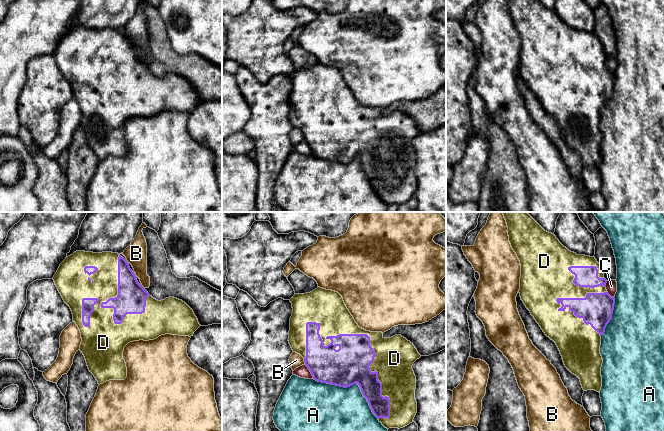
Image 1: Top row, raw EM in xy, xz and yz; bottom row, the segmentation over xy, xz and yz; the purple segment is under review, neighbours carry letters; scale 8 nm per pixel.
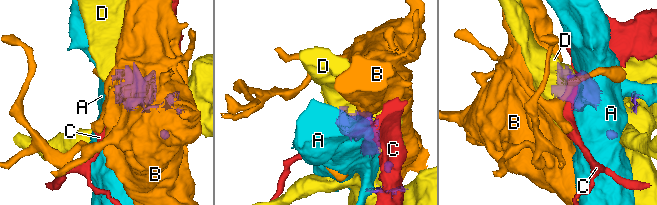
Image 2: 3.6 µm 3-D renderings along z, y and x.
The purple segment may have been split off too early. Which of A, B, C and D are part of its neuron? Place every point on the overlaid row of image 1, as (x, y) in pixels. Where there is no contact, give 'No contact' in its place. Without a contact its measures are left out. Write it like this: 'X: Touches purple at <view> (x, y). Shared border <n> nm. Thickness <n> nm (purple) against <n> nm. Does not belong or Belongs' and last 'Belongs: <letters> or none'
A: Touches purple at xz (352, 384). Shared border 600 nm. Thickness 300 nm (purple) against 360 nm. Does not belong
B: Touches purple at xz (304, 361). Shared border 50 nm. Thickness 280 nm (purple) against 110 nm. Does not belong
C: Touches purple at xz (310, 371). Shared border 140 nm. Thickness 300 nm (purple) against 100 nm. Does not belong
D: Touches purple at xz (369, 338). Shared border 1000 nm. Thickness 300 nm (purple) against 300 nm. Belongs
Belongs: D

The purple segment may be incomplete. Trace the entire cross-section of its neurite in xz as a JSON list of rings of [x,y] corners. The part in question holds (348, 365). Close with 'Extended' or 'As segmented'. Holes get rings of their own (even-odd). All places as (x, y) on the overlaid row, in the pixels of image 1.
[[[318,287],[310,293],[295,294],[290,302],[293,312],[288,341],[293,352],[304,358],[314,380],[344,388],[357,383],[373,414],[387,429],[400,429],[413,422],[417,413],[417,402],[416,376],[412,365],[421,357],[413,343],[401,335],[384,338],[382,332],[370,332],[360,328],[338,292]]]. Extended

